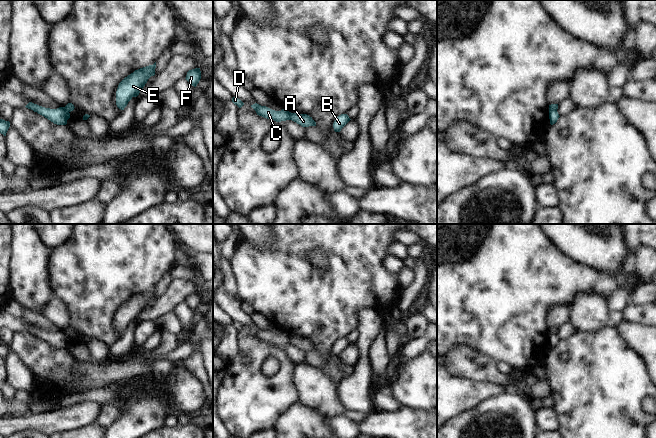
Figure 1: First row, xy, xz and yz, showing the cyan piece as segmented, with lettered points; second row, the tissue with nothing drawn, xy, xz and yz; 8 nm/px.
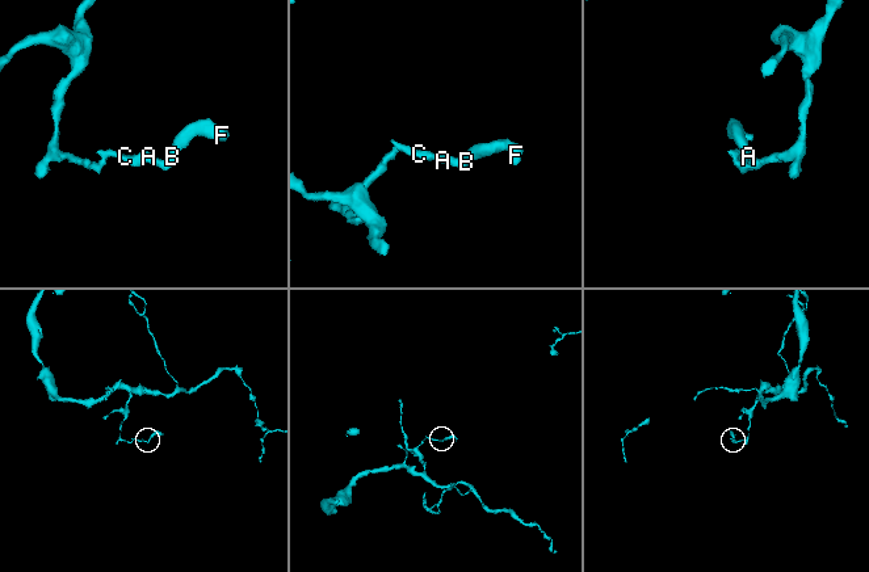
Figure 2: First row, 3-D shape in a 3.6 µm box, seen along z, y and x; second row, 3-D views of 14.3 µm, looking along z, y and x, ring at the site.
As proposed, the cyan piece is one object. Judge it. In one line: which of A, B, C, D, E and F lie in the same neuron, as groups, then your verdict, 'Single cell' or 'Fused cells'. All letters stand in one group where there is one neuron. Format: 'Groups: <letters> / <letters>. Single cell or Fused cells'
Groups: A B E F / C D. Fused cells

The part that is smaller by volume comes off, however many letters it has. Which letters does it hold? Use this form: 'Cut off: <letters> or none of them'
Cut off: A, B, E, F

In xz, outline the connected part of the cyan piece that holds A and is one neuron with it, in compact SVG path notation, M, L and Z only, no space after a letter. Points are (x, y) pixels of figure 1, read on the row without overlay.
M291 337L290 344L296 346L302 351L316 350L316 346L307 338Z

